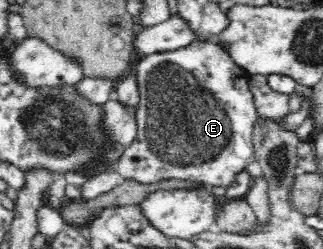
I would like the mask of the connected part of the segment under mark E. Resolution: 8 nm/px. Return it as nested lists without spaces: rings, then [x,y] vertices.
[[[196,40],[188,47],[148,54],[134,65],[140,91],[136,105],[137,134],[116,161],[114,170],[124,179],[140,183],[177,178],[229,187],[237,174],[255,161],[251,135],[259,117],[253,104],[254,96],[248,88],[249,74],[236,65],[221,46],[208,40]]]

